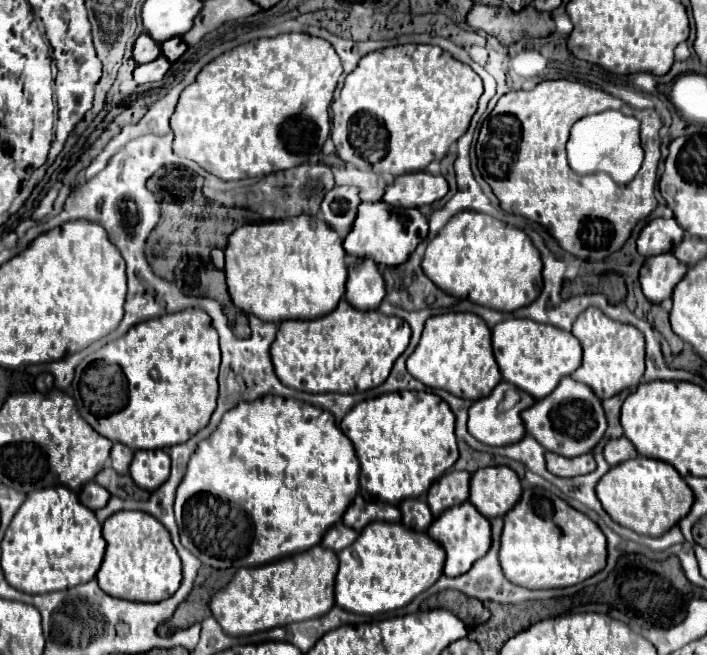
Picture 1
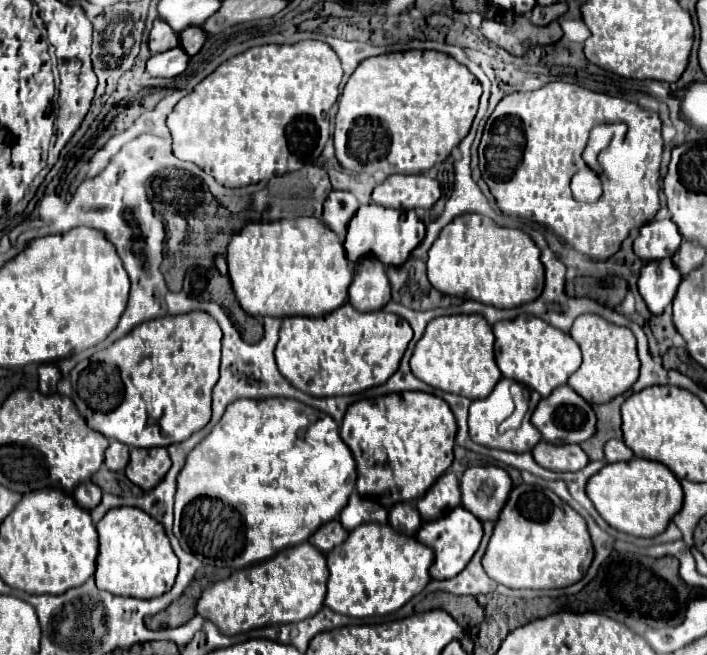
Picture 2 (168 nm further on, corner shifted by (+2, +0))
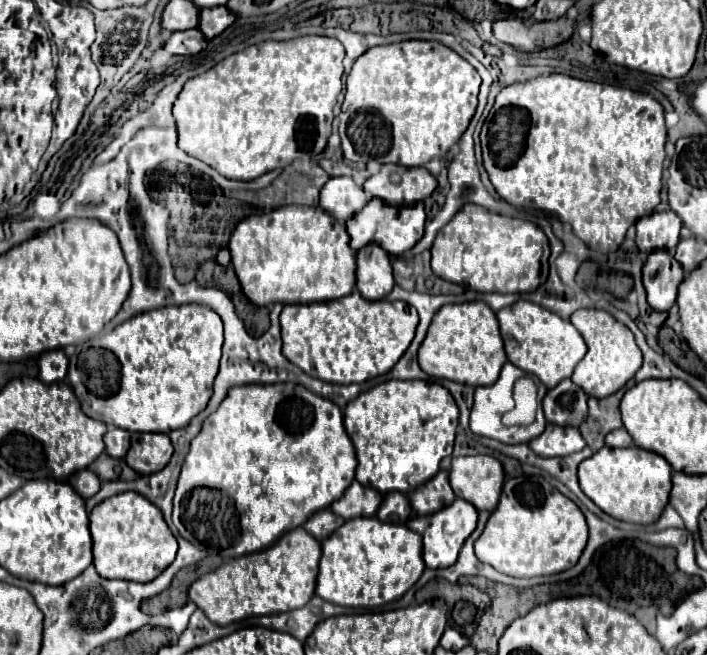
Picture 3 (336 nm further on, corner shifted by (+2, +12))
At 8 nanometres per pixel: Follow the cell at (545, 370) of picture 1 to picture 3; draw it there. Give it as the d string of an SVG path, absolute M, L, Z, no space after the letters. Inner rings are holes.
M520 300L508 308L502 308L500 312L496 312L496 316L500 322L500 332L502 332L508 360L514 366L522 368L524 372L538 376L546 388L554 388L562 380L570 378L576 364L586 354L584 338L572 326L572 322L560 318L558 314L554 314L534 302Z

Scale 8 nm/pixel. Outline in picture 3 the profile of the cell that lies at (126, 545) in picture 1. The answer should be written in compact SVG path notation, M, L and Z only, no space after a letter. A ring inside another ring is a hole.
M122 492L106 498L90 512L94 568L102 578L150 582L174 562L178 542L162 518L162 512L138 492Z

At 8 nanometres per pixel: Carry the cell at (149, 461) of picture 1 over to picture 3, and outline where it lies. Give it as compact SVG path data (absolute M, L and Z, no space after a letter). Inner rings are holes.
M132 434L126 462L138 474L154 474L172 458L172 442L168 434Z

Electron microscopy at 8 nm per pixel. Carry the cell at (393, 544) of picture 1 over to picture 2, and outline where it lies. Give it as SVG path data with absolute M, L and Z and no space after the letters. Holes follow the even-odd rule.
M362 524L356 530L350 532L344 544L334 548L334 552L326 554L328 568L330 568L330 578L328 578L328 592L324 604L344 616L352 618L368 618L368 616L384 616L400 606L404 606L412 596L424 590L424 586L430 582L430 564L434 560L432 548L426 544L420 544L416 538L402 536L394 532L394 528L384 526L384 524Z

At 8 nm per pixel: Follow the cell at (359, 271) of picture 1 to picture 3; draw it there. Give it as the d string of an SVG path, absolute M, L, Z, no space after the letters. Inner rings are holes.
M368 244L358 252L356 288L366 300L382 300L394 288L390 256L378 244Z

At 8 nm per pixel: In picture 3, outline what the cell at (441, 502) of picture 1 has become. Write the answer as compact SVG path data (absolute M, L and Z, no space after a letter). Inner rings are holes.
M438 472L432 480L428 480L410 494L410 504L414 508L414 514L418 516L438 512L438 508L446 508L446 504L452 504L454 500L456 496L450 488L448 472Z

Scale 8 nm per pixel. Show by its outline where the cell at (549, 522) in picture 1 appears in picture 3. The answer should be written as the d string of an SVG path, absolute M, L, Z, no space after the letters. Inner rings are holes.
M518 476L504 482L498 508L474 544L478 560L502 574L532 578L572 568L588 540L588 526L580 508L550 486L542 476Z

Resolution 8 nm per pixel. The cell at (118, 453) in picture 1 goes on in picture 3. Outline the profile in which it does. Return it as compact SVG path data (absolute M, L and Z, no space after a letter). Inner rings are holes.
M108 428L108 432L104 434L104 444L106 444L106 454L110 454L112 458L124 458L128 448L130 448L130 432L122 430L122 428Z

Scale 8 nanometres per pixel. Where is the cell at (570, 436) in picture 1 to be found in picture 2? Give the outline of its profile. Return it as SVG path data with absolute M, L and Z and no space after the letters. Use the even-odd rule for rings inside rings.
M570 386L556 388L550 396L542 398L532 414L532 424L542 434L542 440L552 444L582 444L596 432L596 414L592 406L576 394Z

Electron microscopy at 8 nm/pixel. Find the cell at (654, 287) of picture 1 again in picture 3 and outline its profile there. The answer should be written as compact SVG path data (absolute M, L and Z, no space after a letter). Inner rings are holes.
M652 252L642 268L642 278L648 294L648 304L654 310L668 310L674 306L676 292L684 278L684 272L670 252Z

